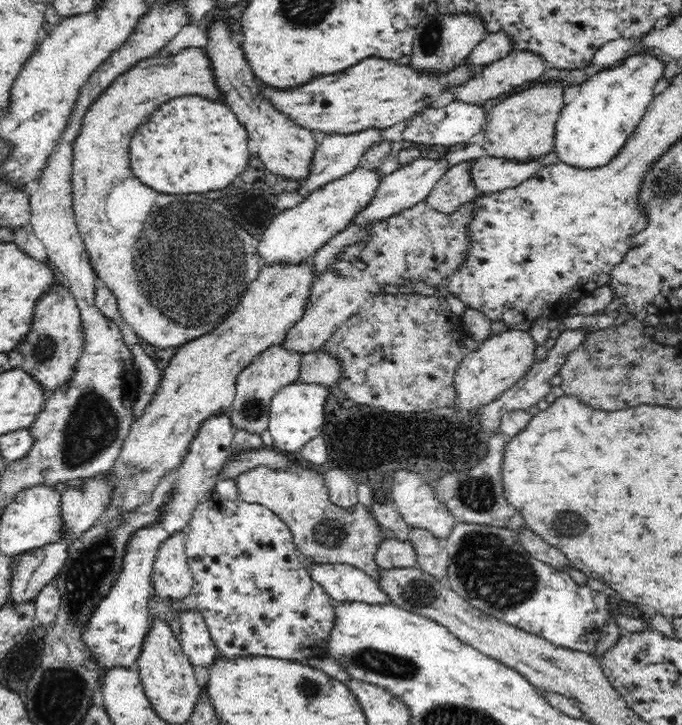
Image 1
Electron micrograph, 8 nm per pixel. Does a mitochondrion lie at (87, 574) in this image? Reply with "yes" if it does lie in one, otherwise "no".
yes

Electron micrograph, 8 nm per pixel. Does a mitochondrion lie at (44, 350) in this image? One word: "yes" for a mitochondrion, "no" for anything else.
yes

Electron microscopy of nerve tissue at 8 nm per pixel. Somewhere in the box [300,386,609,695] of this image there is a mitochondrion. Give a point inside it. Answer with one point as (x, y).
(490, 571)

